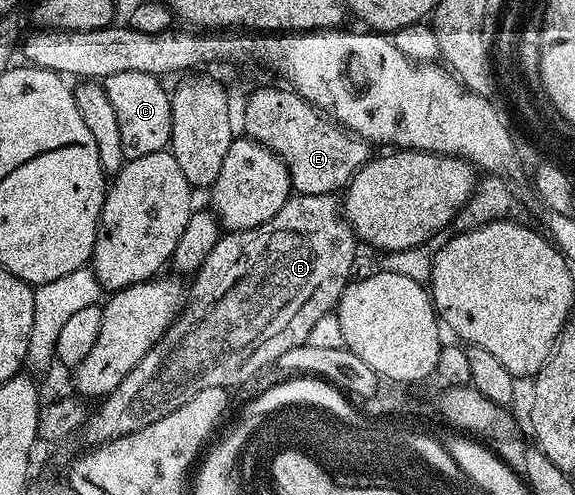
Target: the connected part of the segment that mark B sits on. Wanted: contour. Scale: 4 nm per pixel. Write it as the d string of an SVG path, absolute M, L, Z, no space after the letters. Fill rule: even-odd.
M294 193L280 213L264 221L264 225L243 231L226 231L216 241L212 253L204 257L204 265L193 272L194 284L189 284L187 301L174 323L160 341L140 357L140 365L136 365L136 369L132 369L132 373L128 373L128 377L99 402L102 404L98 408L93 408L84 426L87 441L97 445L144 429L144 425L168 417L172 409L180 409L184 401L192 401L192 397L203 389L233 389L260 374L269 363L270 366L277 364L280 353L288 353L288 349L296 349L296 345L305 343L312 325L337 308L338 298L352 279L350 270L354 267L357 247L360 247L359 240L334 195Z

